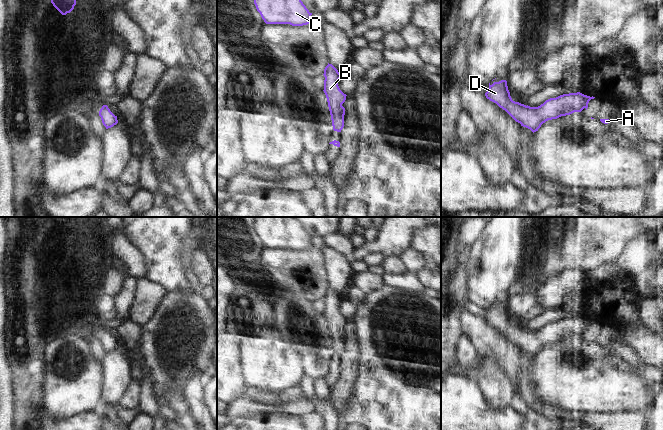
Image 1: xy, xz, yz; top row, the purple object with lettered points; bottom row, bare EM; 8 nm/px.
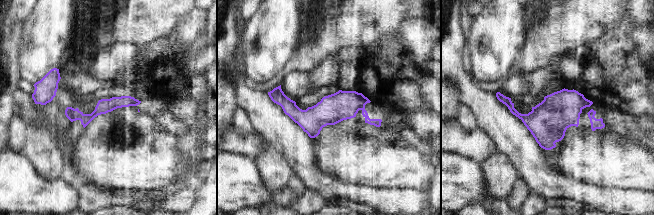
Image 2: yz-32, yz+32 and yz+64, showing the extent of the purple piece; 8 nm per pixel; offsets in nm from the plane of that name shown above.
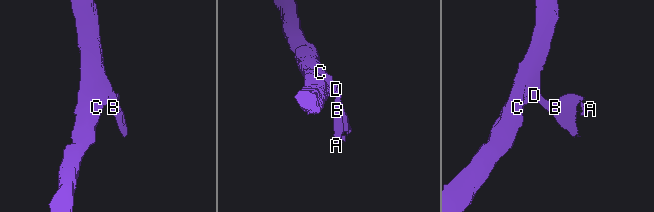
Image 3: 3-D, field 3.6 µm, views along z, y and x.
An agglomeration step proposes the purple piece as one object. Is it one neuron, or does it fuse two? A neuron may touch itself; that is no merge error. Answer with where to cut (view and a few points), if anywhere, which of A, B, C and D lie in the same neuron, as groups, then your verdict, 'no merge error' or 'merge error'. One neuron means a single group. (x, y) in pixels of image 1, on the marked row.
no cut; A B C D; no merge error

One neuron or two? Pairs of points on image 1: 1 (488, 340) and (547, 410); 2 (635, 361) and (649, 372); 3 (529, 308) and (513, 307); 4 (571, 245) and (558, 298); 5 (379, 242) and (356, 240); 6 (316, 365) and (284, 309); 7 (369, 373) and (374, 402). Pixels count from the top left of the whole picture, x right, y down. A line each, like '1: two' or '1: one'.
1: one
2: one
3: one
4: two
5: two
6: one
7: one

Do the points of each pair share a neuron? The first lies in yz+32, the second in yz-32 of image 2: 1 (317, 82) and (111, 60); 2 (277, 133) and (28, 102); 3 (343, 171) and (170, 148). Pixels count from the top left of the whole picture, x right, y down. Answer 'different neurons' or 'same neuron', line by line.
1: same neuron
2: same neuron
3: same neuron

